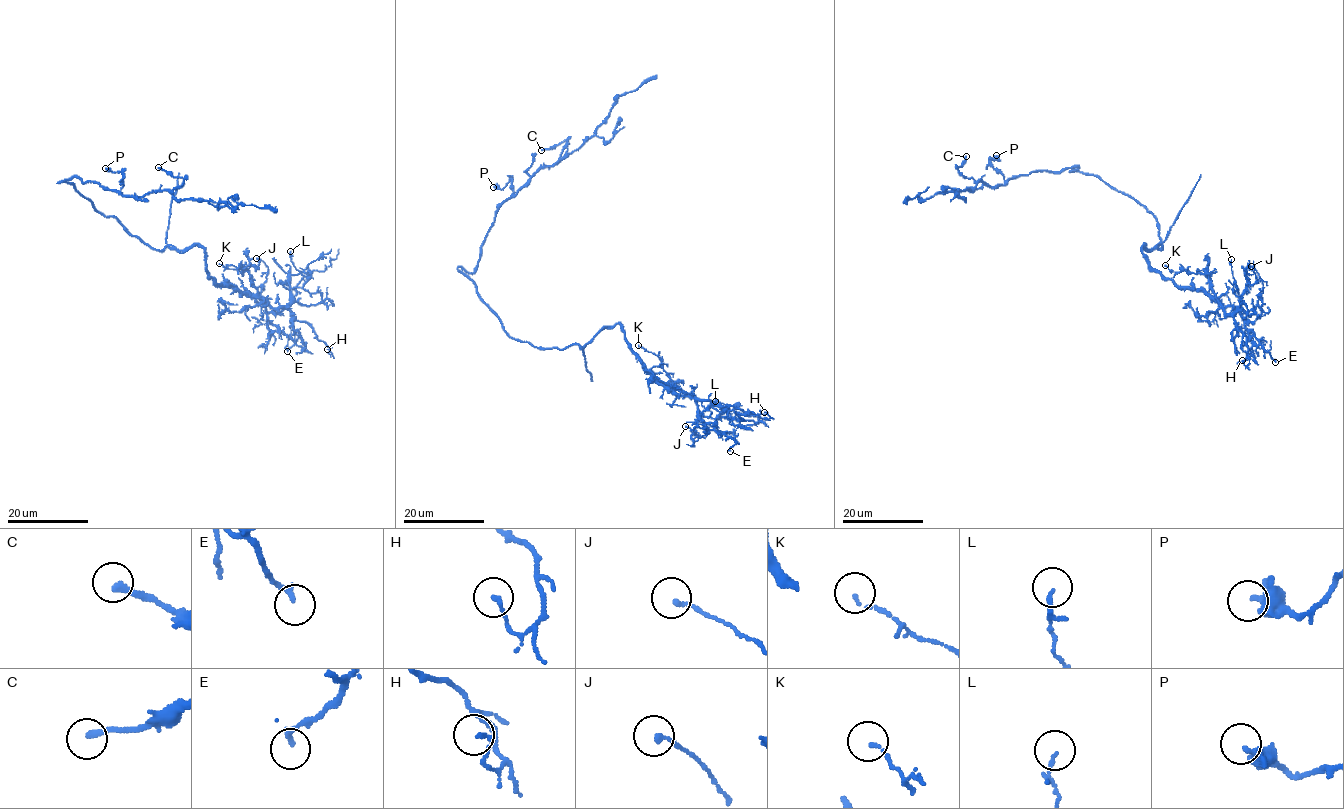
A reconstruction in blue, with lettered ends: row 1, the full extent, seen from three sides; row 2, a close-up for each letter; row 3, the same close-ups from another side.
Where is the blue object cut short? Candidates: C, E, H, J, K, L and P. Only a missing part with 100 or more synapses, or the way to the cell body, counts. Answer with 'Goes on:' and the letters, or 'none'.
Goes on: none

